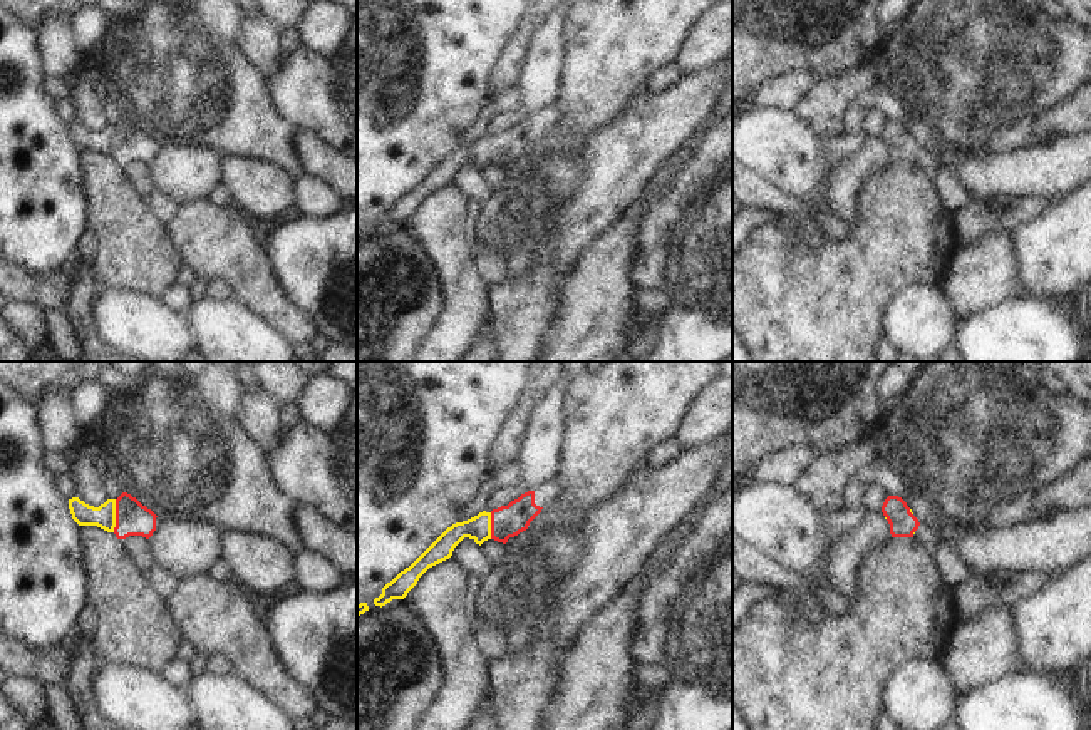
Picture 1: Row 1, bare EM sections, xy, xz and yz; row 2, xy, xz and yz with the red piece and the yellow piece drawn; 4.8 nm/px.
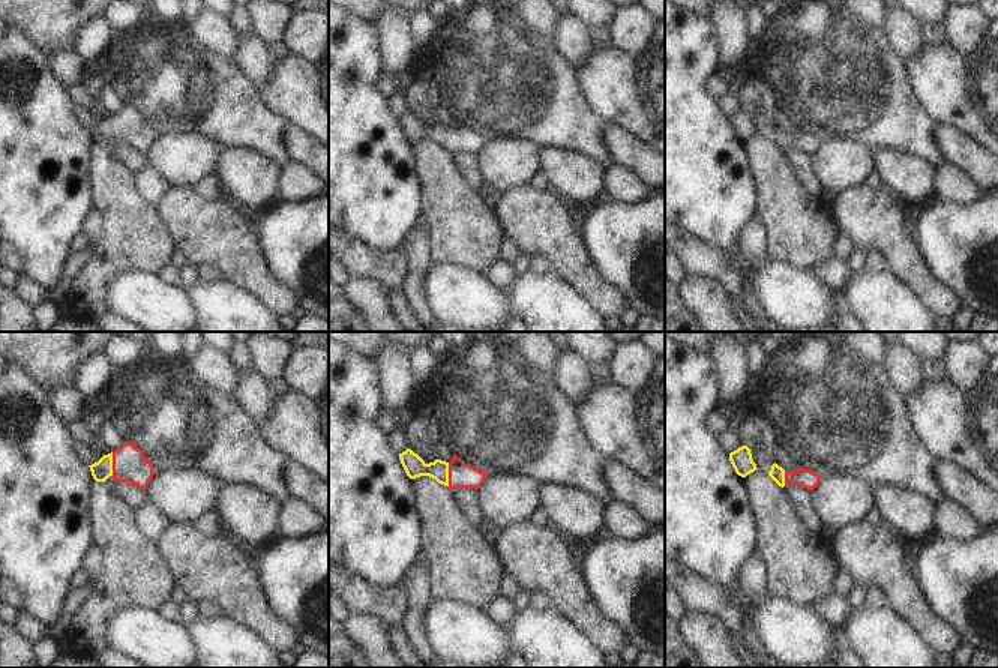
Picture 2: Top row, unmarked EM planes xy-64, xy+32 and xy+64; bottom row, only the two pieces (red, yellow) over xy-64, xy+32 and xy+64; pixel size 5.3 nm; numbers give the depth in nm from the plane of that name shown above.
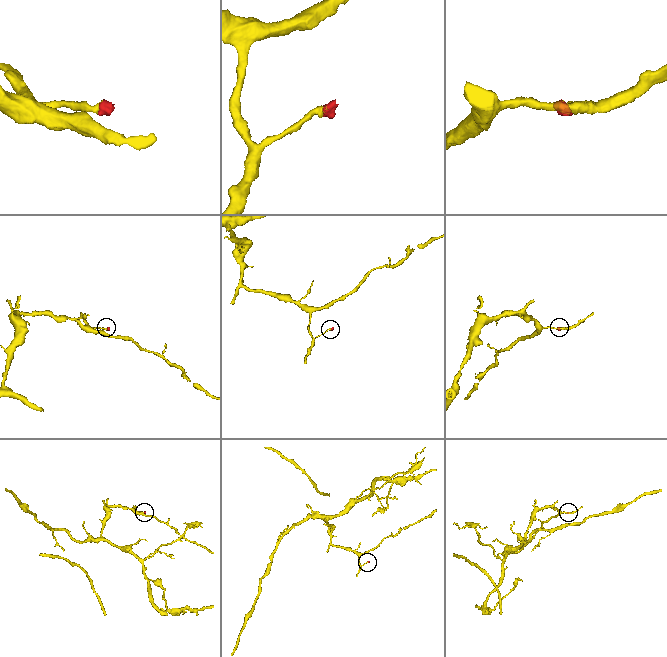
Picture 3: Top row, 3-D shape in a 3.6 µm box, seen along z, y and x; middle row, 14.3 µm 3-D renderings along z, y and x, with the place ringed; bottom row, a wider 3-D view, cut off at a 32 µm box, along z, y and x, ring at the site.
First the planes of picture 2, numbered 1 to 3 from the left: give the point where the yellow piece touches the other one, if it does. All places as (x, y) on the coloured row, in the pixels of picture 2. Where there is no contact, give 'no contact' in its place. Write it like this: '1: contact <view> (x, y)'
1: contact xy-64 (113, 464)
2: contact xy+32 (449, 475)
3: contact xy+64 (785, 478)

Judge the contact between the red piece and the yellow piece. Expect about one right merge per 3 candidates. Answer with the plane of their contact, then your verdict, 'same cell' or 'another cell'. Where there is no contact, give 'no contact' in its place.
xy | same cell

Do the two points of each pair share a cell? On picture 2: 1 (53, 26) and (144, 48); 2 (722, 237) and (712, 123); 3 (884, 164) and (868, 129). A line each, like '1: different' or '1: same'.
1: different
2: same
3: different

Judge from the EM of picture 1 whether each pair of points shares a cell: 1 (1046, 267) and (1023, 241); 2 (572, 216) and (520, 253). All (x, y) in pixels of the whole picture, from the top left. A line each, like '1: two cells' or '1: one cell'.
1: one cell
2: one cell

